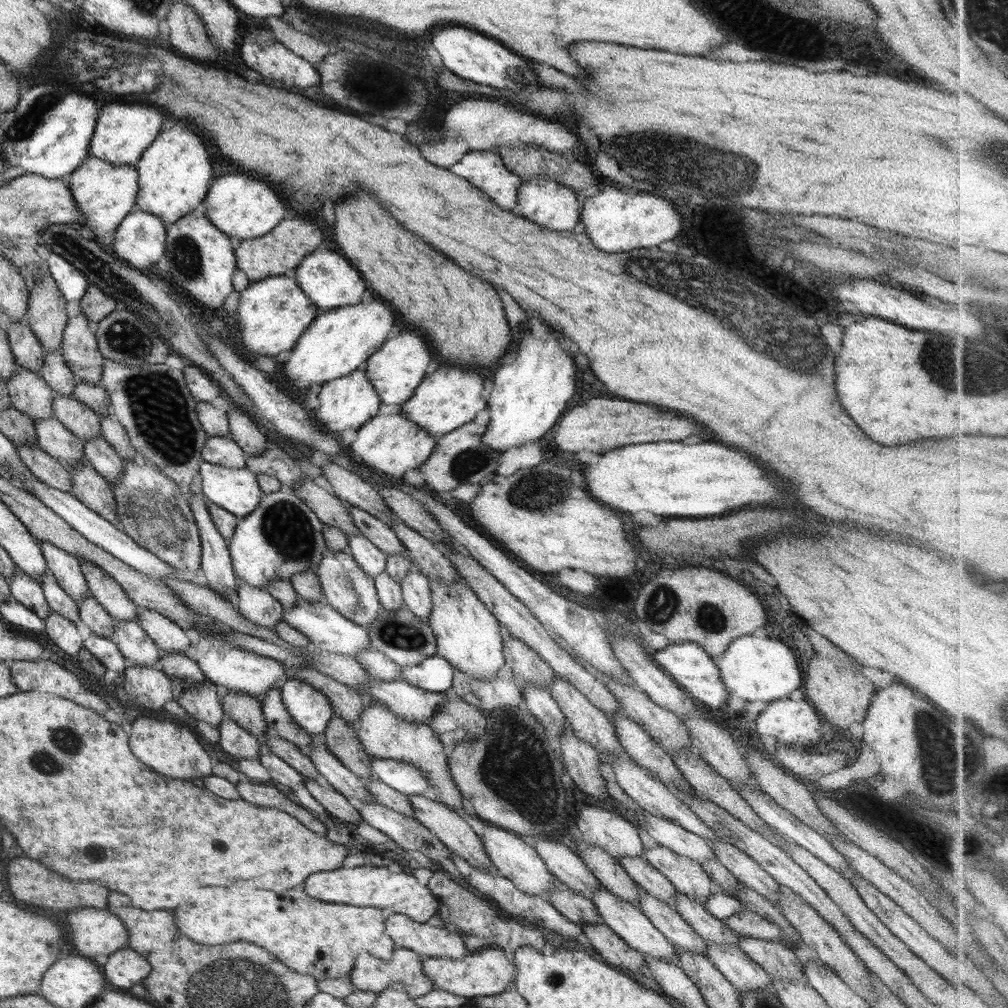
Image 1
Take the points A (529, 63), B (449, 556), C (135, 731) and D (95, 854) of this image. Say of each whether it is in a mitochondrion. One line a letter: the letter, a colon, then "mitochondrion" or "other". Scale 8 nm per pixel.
A: other
B: other
C: other
D: mitochondrion

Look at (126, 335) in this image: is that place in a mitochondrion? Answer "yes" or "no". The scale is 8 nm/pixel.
yes

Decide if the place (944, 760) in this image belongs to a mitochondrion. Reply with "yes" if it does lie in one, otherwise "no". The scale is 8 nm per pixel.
yes

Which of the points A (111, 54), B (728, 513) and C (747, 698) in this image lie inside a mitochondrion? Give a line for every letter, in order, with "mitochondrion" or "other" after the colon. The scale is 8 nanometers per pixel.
A: mitochondrion
B: other
C: other

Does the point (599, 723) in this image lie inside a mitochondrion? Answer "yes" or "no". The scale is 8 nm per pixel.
no

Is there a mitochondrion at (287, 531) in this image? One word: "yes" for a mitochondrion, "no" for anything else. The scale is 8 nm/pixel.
yes

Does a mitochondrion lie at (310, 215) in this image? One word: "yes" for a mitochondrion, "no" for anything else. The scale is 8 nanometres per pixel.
no

